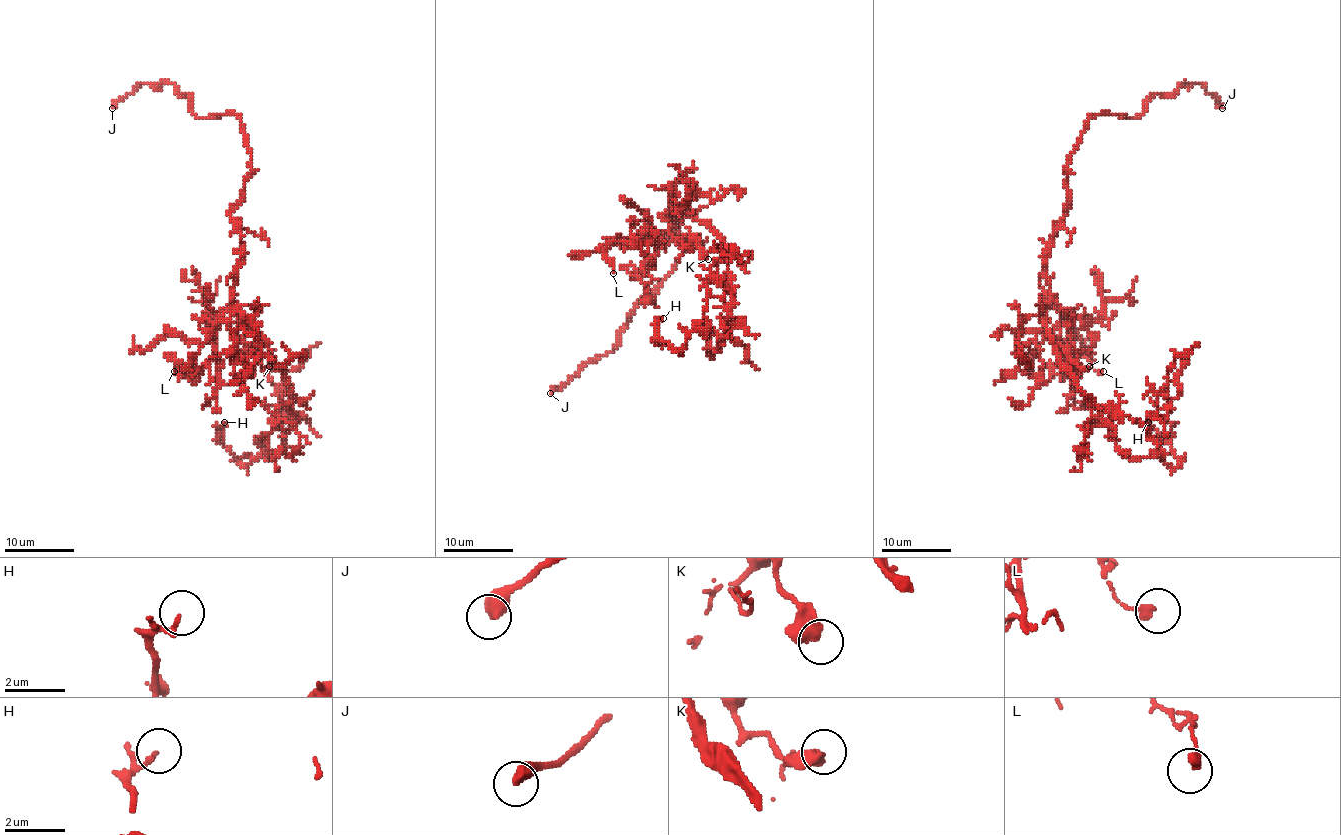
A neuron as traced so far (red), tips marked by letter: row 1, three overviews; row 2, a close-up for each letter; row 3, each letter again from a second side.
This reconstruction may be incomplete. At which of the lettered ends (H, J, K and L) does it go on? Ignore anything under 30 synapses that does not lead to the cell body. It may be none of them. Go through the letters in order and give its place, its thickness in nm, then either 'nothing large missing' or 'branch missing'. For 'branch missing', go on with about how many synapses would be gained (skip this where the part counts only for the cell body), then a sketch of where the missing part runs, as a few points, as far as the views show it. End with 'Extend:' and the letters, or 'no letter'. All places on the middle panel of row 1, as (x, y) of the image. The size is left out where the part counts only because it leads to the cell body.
H: at (663, 318); 150 nm thick; nothing large missing
J: at (550, 393); 550 nm thick; branch missing; about 70 synapses; missing branch runs (550, 393), (637, 320), (666, 332), (661, 353), (689, 301), (599, 297), (593, 258), (519, 372), (540, 391)
K: at (708, 259); 550 nm thick; nothing large missing
L: at (613, 273); 240 nm thick; nothing large missing
Extend: J

